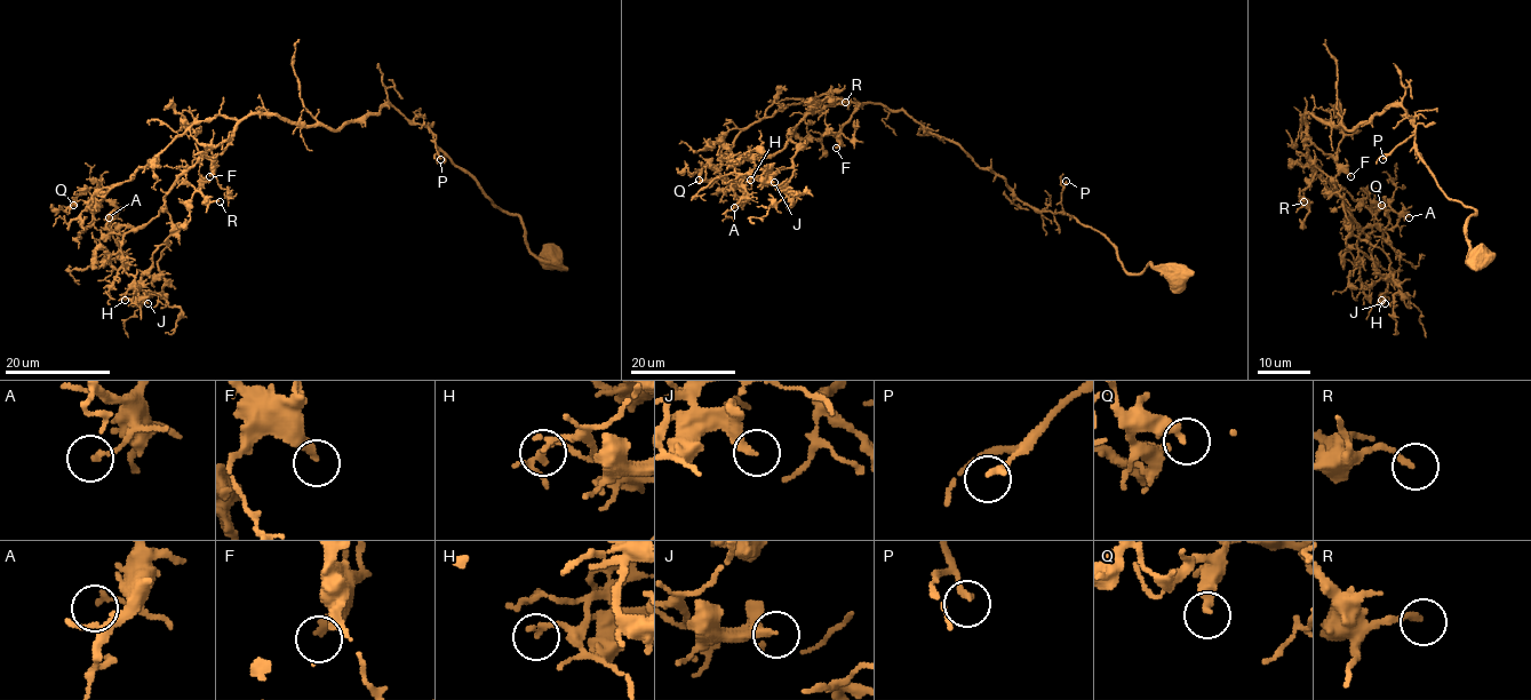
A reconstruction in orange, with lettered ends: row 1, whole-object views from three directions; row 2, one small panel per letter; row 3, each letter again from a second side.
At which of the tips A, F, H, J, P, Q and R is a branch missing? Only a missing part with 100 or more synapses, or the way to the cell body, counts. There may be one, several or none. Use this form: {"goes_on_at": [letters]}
{"goes_on_at": ["F"]}

